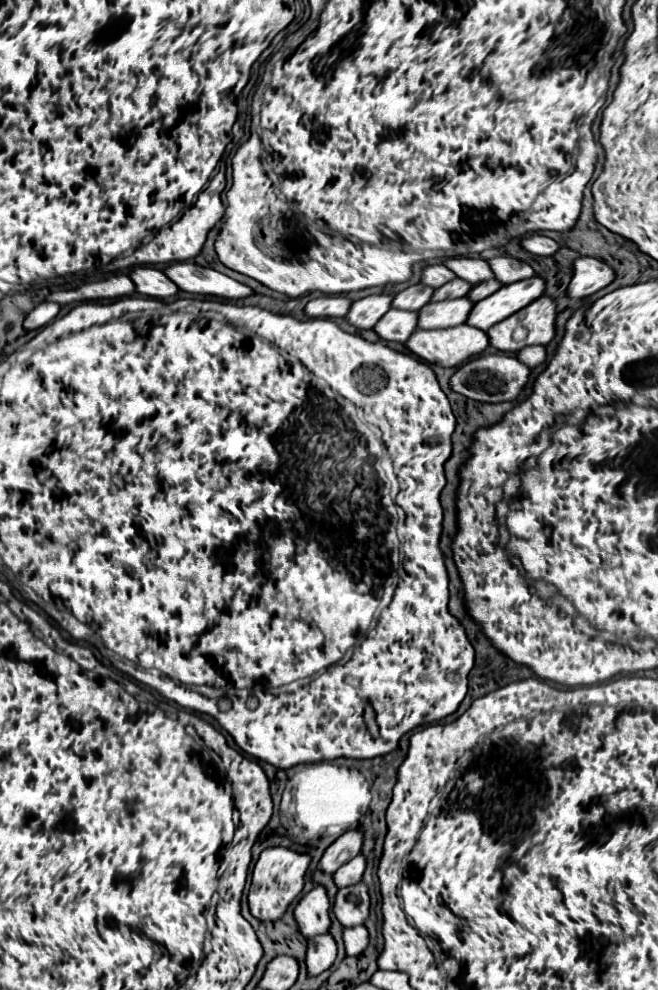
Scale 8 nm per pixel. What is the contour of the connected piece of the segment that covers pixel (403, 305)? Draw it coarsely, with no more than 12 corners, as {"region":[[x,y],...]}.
{"region":[[408,286],[392,298],[392,308],[418,310],[430,302],[432,288]]}

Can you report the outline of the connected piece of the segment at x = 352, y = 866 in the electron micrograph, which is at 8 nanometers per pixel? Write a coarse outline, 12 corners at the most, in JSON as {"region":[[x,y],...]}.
{"region":[[364,856],[352,858],[332,874],[336,888],[362,880]]}

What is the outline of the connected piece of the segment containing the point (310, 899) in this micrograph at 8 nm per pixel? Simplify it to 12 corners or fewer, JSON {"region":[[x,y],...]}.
{"region":[[314,886],[294,908],[298,932],[310,940],[330,928],[330,900]]}

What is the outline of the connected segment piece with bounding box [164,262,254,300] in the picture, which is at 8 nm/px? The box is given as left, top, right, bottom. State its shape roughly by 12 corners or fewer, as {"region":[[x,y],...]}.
{"region":[[192,262],[164,274],[184,292],[238,300],[254,294],[230,276]]}

